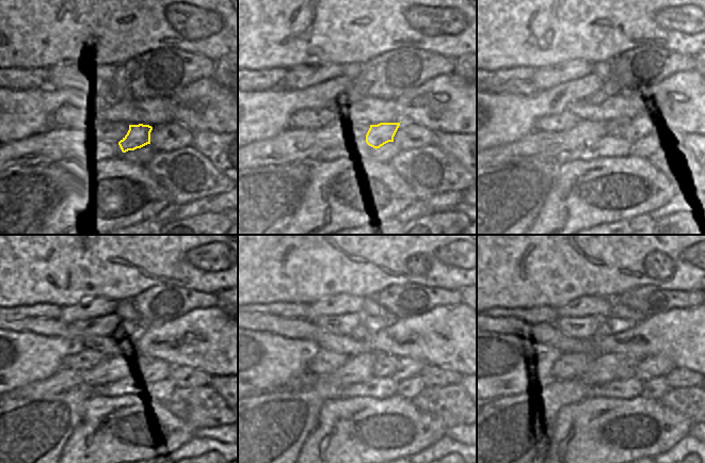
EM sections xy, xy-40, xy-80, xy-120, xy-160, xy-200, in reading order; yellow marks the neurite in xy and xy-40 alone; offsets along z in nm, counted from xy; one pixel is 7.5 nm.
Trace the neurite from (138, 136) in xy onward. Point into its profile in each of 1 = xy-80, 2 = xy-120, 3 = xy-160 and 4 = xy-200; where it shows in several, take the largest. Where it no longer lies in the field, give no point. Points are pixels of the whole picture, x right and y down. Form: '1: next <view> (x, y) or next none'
1: next xy-80 (637, 129)
2: next xy-120 (162, 370)
3: next xy-160 (407, 367)
4: next xy-200 (652, 366)

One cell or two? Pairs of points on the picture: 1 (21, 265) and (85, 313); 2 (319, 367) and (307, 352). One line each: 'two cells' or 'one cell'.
1: two cells
2: two cells

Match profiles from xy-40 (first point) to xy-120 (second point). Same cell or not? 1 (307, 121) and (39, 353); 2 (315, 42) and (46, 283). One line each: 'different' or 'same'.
1: different
2: same

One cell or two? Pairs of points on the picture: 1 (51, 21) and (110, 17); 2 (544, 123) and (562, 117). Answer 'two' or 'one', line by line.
1: one
2: one

